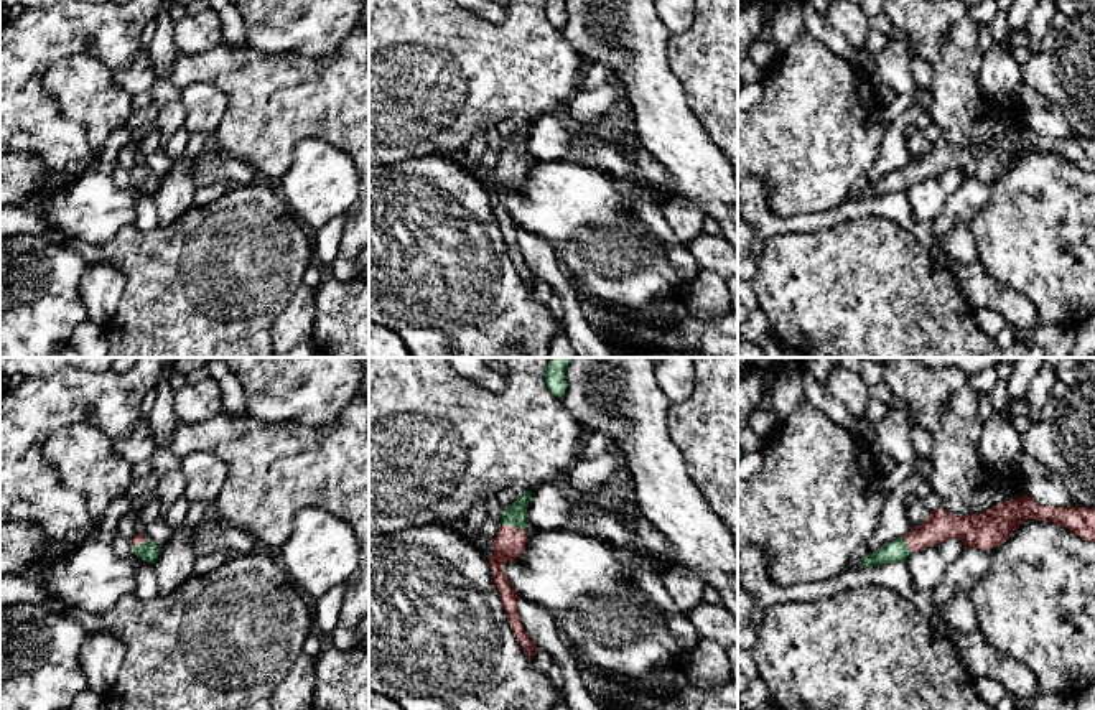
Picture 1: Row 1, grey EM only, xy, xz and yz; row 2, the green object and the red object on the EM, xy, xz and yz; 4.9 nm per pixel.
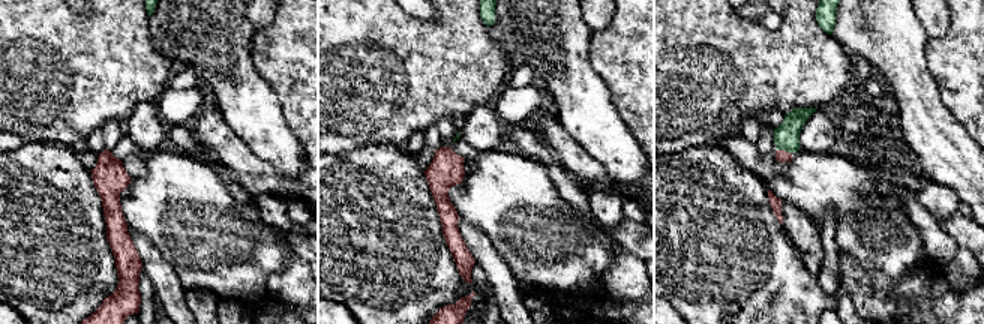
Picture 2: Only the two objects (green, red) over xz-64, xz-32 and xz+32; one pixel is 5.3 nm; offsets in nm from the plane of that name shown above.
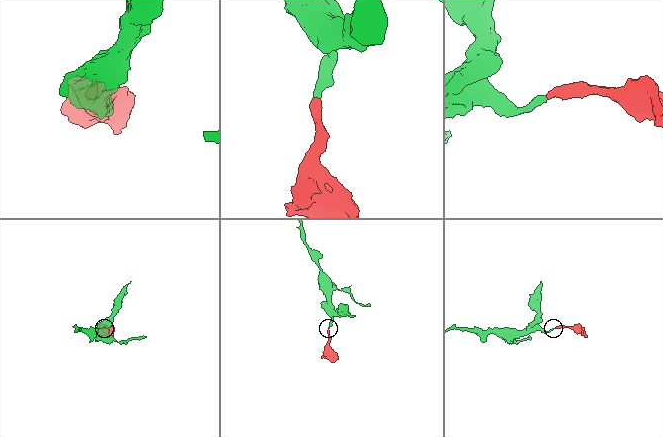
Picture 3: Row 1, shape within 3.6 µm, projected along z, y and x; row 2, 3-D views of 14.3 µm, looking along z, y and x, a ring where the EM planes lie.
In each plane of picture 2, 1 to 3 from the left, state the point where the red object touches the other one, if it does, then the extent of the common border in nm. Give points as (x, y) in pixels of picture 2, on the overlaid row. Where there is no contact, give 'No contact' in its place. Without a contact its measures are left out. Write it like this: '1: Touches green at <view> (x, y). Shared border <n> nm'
1: No contact
2: No contact
3: Touches green at xz+32 (785, 150). Shared border 80 nm

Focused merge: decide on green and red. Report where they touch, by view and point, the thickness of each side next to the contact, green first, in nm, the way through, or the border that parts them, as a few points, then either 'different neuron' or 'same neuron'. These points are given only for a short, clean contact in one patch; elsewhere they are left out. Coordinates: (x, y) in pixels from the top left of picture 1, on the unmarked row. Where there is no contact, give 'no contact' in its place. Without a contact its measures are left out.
xz (512, 157) | 110/150 nm | across xz (516, 147), (512, 157), (509, 173) | same neuron

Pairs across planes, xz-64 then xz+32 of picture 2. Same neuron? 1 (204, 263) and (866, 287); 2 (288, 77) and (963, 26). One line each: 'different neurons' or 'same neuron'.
1: different neurons
2: same neuron

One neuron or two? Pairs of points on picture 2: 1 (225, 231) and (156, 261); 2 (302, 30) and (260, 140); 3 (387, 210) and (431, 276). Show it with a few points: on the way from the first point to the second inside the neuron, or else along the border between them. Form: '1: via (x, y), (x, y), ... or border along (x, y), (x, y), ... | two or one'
1: border along (140, 233), (173, 267), (183, 288) | two
2: border along (255, 68), (276, 95), (282, 116), (291, 128) | two
3: via (387, 227), (387, 233), (414, 260) | one

